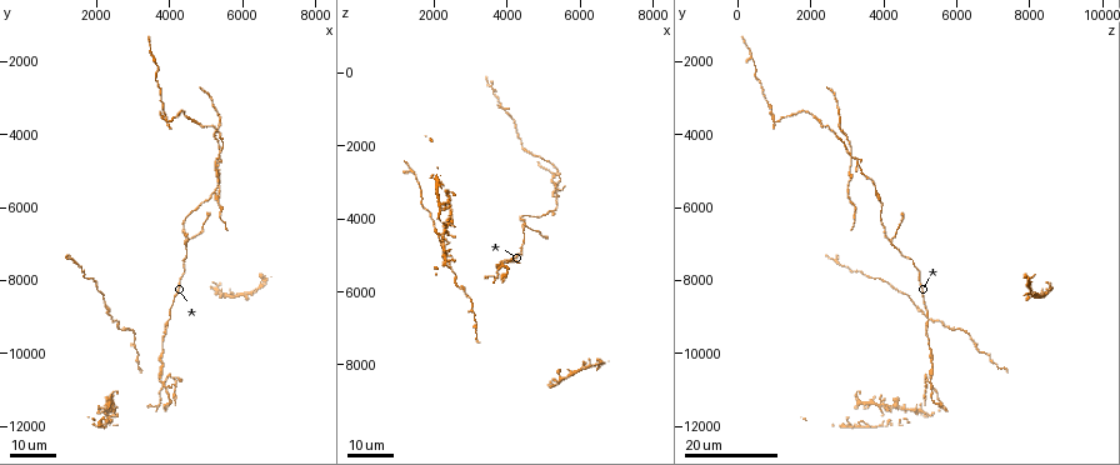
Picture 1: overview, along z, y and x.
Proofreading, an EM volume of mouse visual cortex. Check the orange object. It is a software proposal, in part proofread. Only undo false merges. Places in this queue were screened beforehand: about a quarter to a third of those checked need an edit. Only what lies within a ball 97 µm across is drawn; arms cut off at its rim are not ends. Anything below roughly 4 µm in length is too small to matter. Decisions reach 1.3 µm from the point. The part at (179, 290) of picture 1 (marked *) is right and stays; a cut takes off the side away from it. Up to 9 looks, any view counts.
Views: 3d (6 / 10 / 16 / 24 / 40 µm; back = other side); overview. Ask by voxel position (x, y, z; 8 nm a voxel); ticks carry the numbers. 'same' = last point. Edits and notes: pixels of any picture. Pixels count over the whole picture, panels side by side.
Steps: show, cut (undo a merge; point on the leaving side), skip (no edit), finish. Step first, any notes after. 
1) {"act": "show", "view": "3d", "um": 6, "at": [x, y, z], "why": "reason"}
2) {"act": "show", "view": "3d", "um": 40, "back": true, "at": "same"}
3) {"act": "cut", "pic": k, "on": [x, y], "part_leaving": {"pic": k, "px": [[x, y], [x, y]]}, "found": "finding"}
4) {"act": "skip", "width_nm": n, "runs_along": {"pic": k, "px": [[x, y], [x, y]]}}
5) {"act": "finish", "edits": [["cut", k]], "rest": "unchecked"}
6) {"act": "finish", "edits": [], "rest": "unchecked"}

{"act": "show", "view": "3d", "um": 24, "at": [2800, 9300, 5900], "why": "two arms at a narrow angle"}

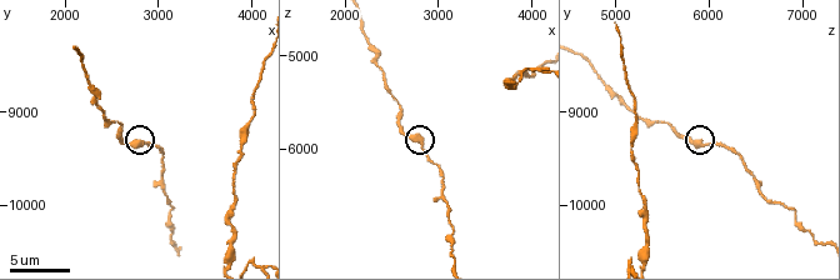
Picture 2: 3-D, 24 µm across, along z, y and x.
{"act": "show", "view": "3d", "um": 10, "at": [2850, 9350, 5950]}

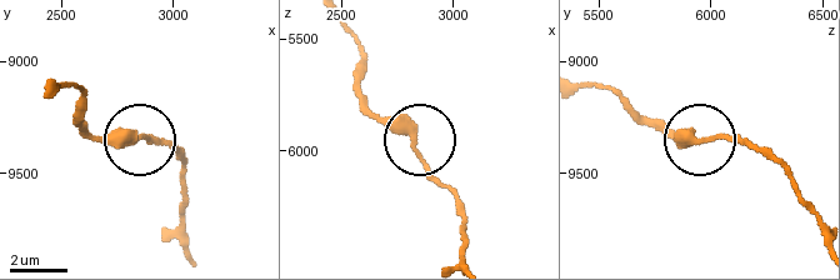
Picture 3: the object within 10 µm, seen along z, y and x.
{"act": "skip", "found": "all the same neuron"}

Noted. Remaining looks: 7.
{"act": "show", "view": "3d", "um": 16, "at": [5400, 4700, 3100], "why": "four or more arms meet"}

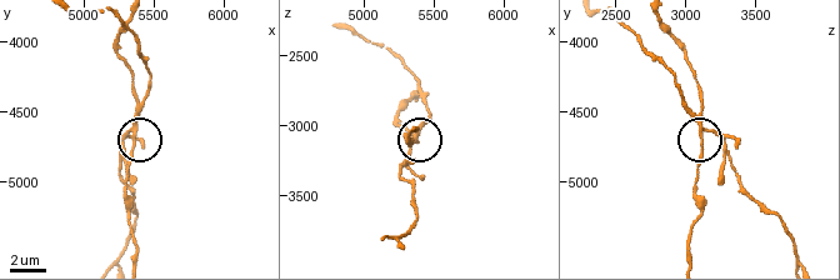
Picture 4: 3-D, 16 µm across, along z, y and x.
{"act": "show", "view": "3d", "um": 6, "at": [5360, 4620, 3120], "why": "closer look"}

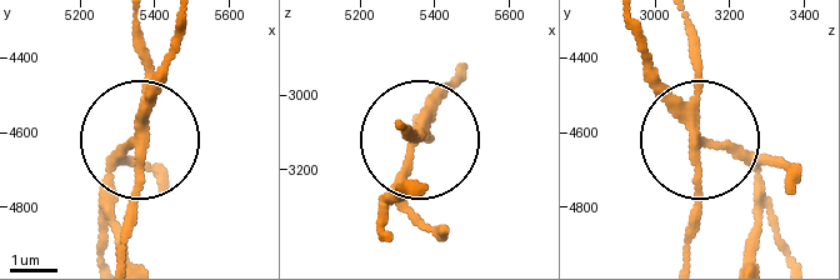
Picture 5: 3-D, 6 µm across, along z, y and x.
{"act": "cut", "pic": 5, "on": [141, 50], "side_arm_um": 18, "arms": 4, "found": "two neurons meet here"}

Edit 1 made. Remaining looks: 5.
{"act": "show", "view": "overview"}

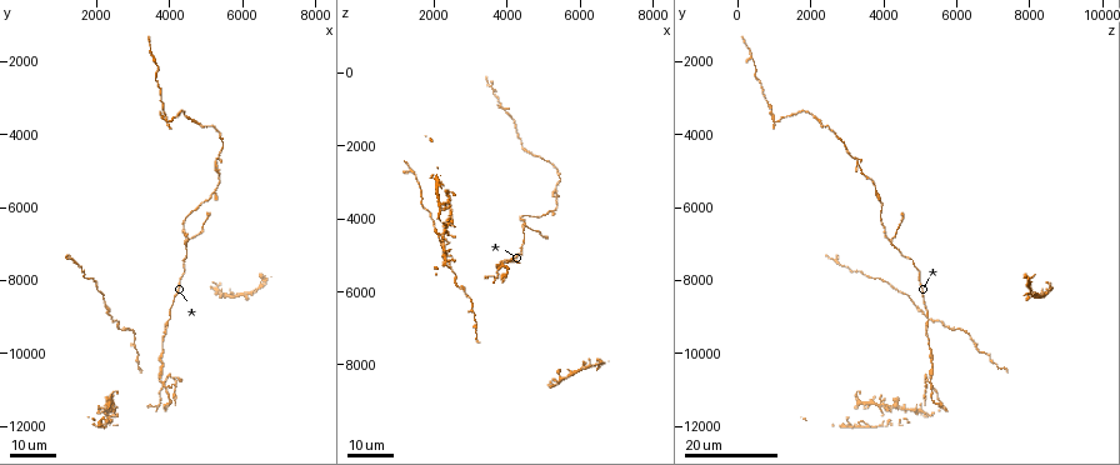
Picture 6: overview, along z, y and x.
{"act": "show", "view": "3d", "um": 16, "at": [4600, 6900, 4100], "why": "arms part here"}

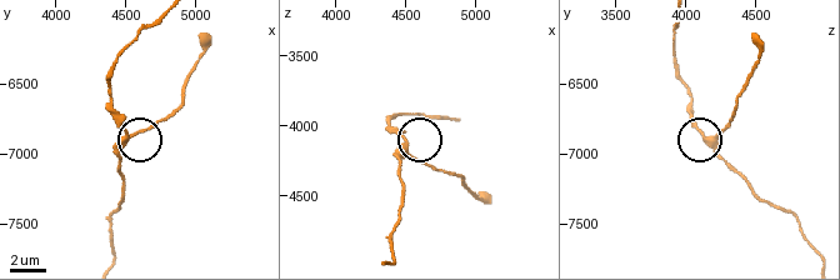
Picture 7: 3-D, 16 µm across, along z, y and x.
{"act": "show", "view": "3d", "um": 6, "at": [4520, 6880, 4200]}

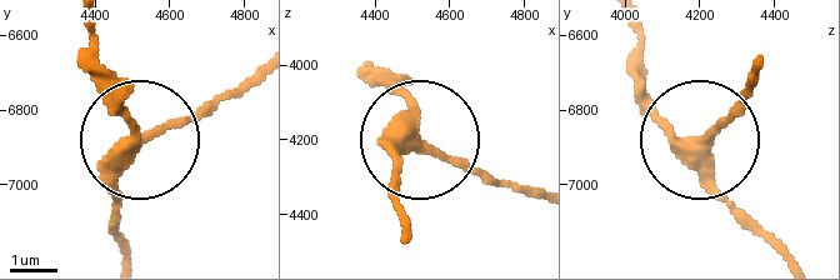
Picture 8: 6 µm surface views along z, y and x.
{"act": "skip", "width_nm": 280, "runs_along": {"pic": 8, "px": [[781, 249], [721, 189], [701, 145], [754, 85]]}, "found": "continuous, no second neuron"}

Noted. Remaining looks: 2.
{"act": "show", "view": "3d", "um": 16, "at": [4000, 3700, 1100], "why": "two arms at a narrow angle"}

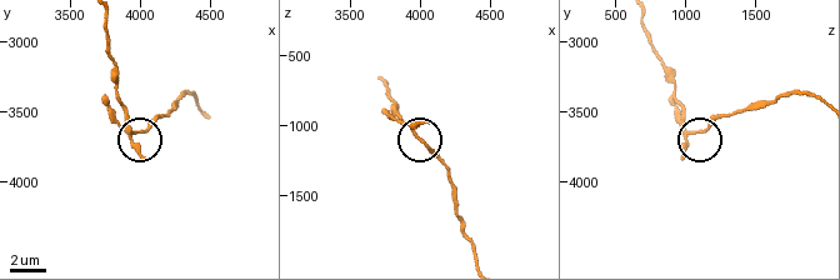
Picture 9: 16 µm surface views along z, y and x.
{"act": "show", "view": "3d", "um": 10, "at": [3960, 3660, 1060], "why": "zoom in"}

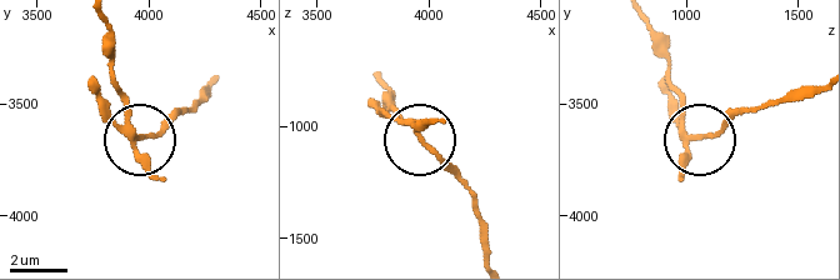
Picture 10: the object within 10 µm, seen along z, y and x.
{"act": "cut", "pic": 10, "on": [146, 171], "part_leaving": {"pic": 10, "px": [[126, 128], [108, 23]]}, "found": "a second neuron is stuck on"}

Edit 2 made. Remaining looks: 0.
{"act": "finish", "edits": [["cut", 5], ["cut", 10]], "rest": "unchecked"}

